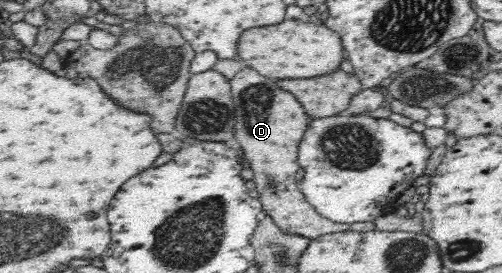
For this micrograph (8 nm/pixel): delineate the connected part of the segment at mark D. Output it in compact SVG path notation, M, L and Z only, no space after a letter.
M243 67L229 83L235 106L234 137L240 143L245 162L253 170L255 190L264 213L284 234L297 234L309 239L348 229L348 223L332 221L314 209L296 180L300 168L298 146L309 124L297 98L286 94L275 79L266 78L251 68Z

